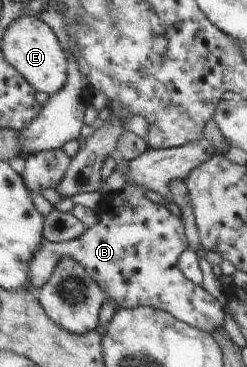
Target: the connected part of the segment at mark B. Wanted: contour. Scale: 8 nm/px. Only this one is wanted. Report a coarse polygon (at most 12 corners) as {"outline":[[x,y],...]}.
{"outline":[[125,184],[76,240],[44,238],[37,292],[59,259],[116,310],[164,310],[212,334],[224,307],[179,270],[181,218]]}

